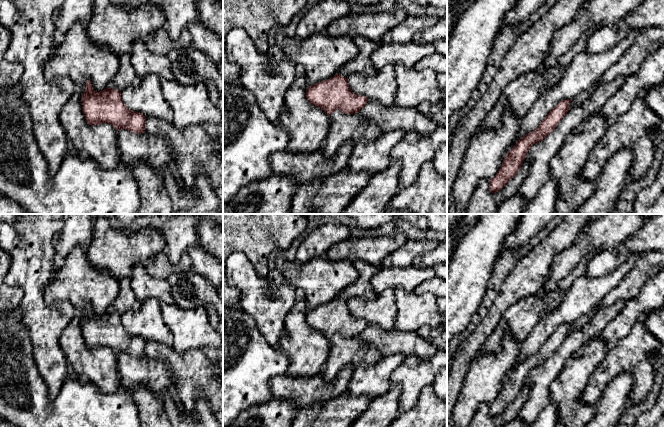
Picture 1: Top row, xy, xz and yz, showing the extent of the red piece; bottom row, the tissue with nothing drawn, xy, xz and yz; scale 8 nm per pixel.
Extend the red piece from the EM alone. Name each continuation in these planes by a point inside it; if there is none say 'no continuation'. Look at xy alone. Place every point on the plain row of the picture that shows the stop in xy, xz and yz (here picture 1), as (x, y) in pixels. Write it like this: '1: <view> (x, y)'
no continuation

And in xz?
no continuation

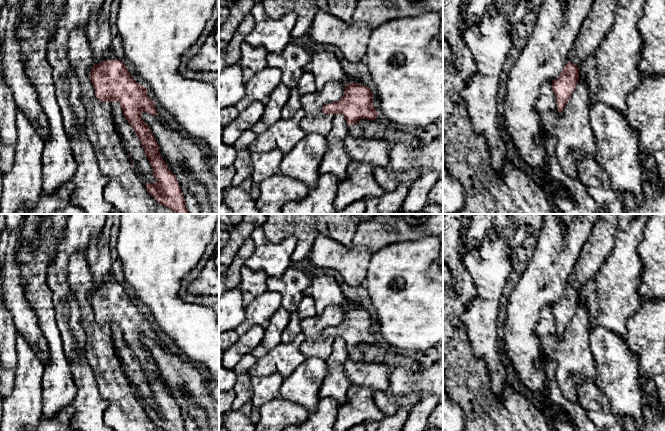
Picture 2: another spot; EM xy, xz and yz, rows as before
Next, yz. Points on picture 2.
1: yz (597, 248)

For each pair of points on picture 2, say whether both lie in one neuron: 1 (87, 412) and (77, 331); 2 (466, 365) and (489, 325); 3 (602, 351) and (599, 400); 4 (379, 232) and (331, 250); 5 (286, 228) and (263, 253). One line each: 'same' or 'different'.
1: different
2: different
3: different
4: same
5: different

